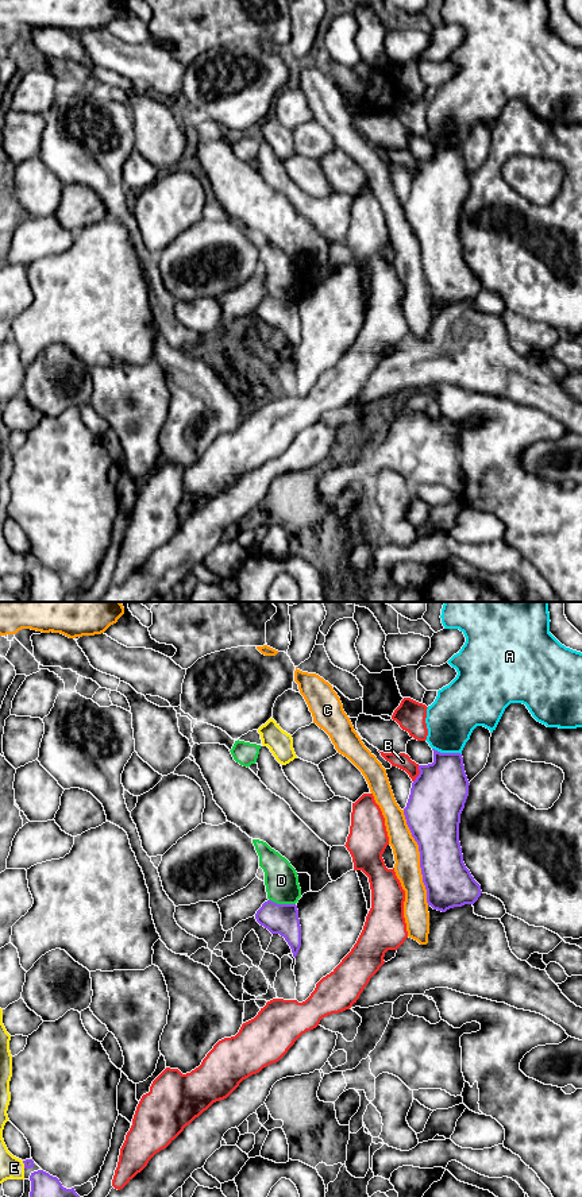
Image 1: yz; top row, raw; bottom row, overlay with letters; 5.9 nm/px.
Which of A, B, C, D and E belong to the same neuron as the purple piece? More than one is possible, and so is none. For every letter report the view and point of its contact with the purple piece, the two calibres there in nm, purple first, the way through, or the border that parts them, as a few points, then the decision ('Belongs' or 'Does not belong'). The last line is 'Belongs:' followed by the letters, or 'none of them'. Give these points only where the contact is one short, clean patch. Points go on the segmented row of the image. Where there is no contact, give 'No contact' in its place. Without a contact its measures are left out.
A: Touches purple at yz (447, 753). Thickness 320 nm (purple) against 300 nm. Does not belong
B: Touches purple at yz (419, 773). Thickness 340 nm (purple) against 90 nm. Does not belong
C: Touches purple at yz (420, 857). Thickness 320 nm (purple) against 160 nm. Does not belong
D: Touches purple at yz (282, 904). Thickness 180 nm (purple) against 200 nm. Does not belong
E: Touches purple at yz (24, 1165). Thickness 60 nm (purple) against 130 nm. Does not belong
Belongs: none of them

